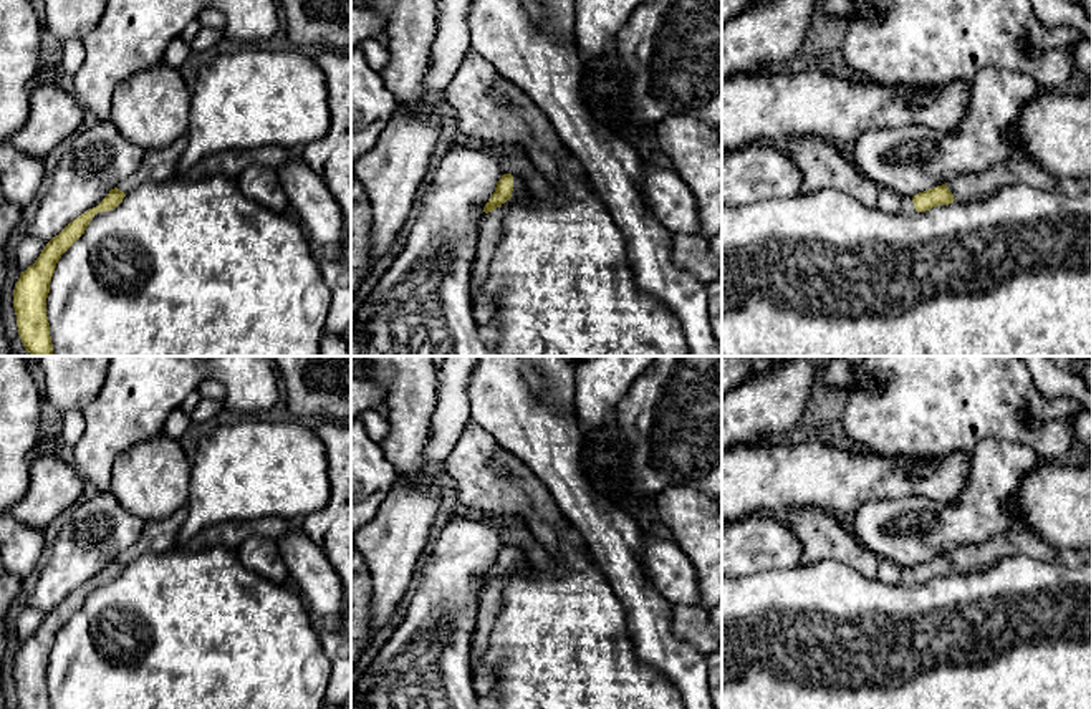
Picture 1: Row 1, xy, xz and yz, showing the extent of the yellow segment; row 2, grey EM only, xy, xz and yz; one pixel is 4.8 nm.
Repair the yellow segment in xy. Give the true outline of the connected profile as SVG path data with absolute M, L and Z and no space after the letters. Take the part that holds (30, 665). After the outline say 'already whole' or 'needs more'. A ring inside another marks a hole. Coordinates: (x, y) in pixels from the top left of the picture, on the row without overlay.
M182 507L166 518L147 520L137 542L129 550L111 560L96 578L70 593L46 615L35 634L22 643L13 661L13 679L20 709L51 709L46 687L51 648L61 626L84 605L93 588L98 583L116 580L127 563L144 553L161 553L175 548L177 533L185 523L187 515L187 509Z; needs more

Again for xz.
M503 545L497 553L495 563L483 578L483 590L478 598L477 626L472 634L472 664L475 669L475 691L480 697L492 692L493 671L485 668L482 658L488 648L492 631L495 628L502 596L512 572L526 572L531 563L521 548Z; needs more

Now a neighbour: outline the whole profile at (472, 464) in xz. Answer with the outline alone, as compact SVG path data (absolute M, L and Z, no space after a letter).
M475 422L462 431L445 462L447 479L459 490L460 514L510 512L525 520L525 528L550 552L558 550L558 532L565 518L545 484L517 456L502 449L498 442Z

